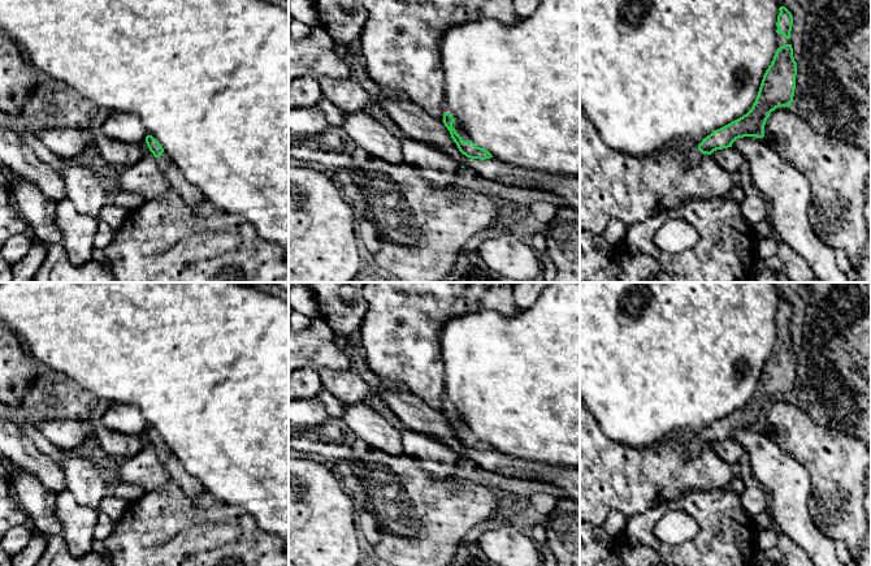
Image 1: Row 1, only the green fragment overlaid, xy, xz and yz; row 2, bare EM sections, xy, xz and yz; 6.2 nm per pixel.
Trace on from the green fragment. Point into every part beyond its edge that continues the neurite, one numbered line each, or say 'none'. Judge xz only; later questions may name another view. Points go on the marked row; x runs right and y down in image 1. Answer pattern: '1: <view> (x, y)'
1: xz (460, 130)

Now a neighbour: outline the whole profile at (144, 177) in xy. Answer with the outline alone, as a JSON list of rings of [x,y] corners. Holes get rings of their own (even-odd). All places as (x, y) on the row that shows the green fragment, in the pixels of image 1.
[[[146,139],[138,146],[142,150],[140,160],[130,167],[126,167],[117,182],[120,191],[139,194],[146,200],[151,200],[169,190],[170,185],[161,173],[156,157],[150,151]]]

